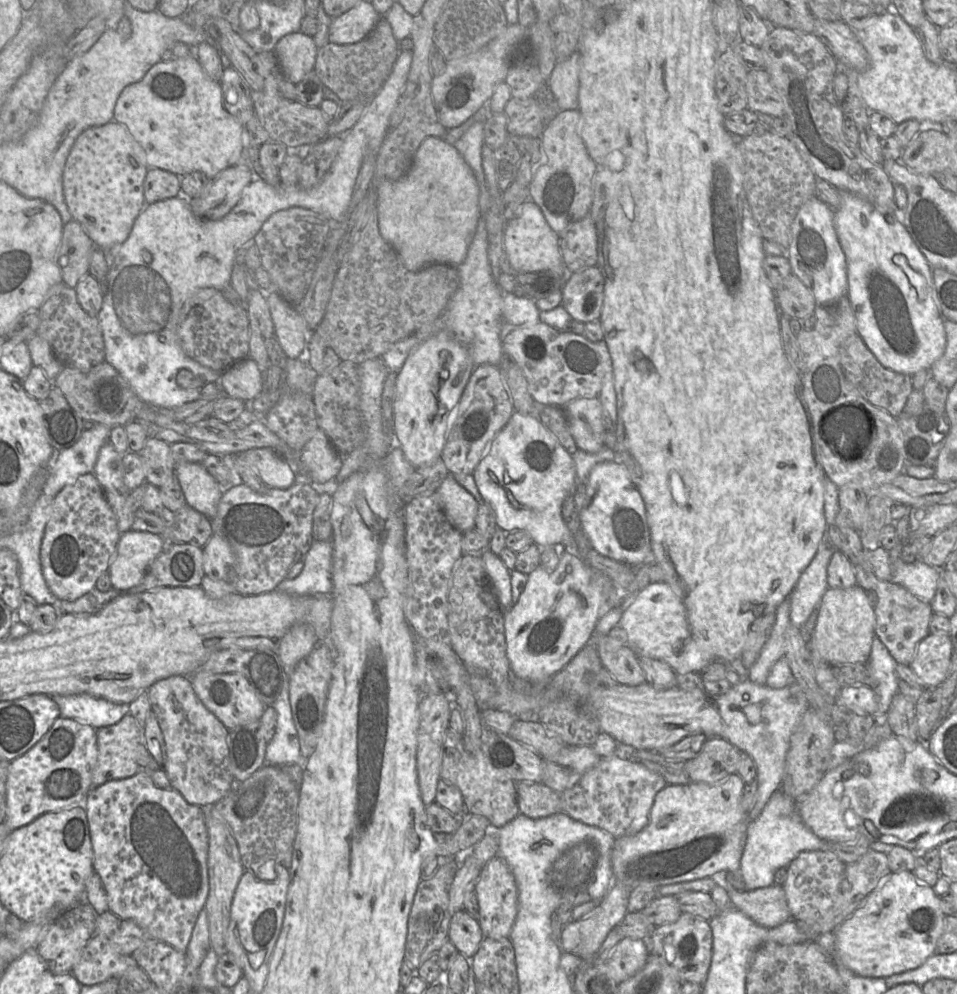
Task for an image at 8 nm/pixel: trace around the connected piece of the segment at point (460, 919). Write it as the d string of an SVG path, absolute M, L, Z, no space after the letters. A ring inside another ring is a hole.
M461 909L452 916L448 938L466 958L474 957L484 937L479 922L466 910Z

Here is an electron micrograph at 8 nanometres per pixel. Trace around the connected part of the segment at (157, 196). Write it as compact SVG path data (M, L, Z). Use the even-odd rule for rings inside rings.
M149 168L144 180L144 199L152 204L165 199L177 197L180 179L175 174L160 168Z

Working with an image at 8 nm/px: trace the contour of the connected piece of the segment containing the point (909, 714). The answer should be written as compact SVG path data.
M897 692L886 713L886 722L894 735L919 741L918 725L915 716L915 701Z

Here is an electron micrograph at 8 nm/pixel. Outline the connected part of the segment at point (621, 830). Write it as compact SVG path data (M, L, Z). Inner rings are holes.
M616 755L601 757L572 788L560 794L562 812L576 821L610 833L615 839L631 836L645 828L655 796L666 785L661 775L645 767Z

